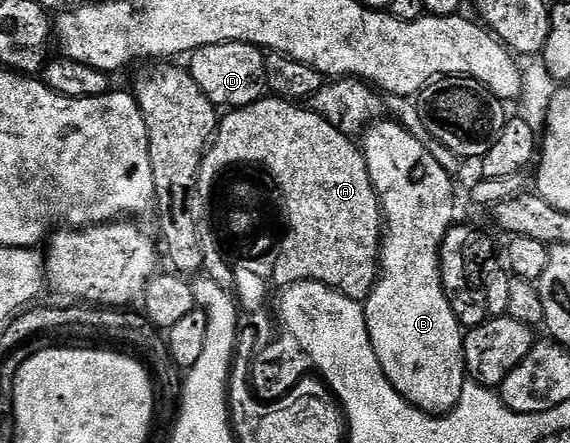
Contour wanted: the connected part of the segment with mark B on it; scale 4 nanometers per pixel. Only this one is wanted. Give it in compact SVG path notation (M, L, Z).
M378 120L372 123L363 134L363 139L365 138L365 142L363 141L365 163L369 169L377 199L381 202L381 213L383 215L383 237L379 251L377 282L363 303L365 319L367 320L367 332L371 336L371 348L375 348L375 356L379 360L387 380L391 380L395 392L399 392L399 396L403 396L403 400L407 400L412 406L419 408L425 414L448 414L450 410L455 408L455 404L459 404L459 396L463 392L467 381L465 373L465 334L463 333L461 321L455 316L455 312L451 312L451 304L447 300L445 289L441 283L441 255L439 247L445 238L445 233L451 229L455 222L455 219L453 219L453 182L449 179L448 172L441 167L440 160L411 131L404 130L397 122L385 121Z

